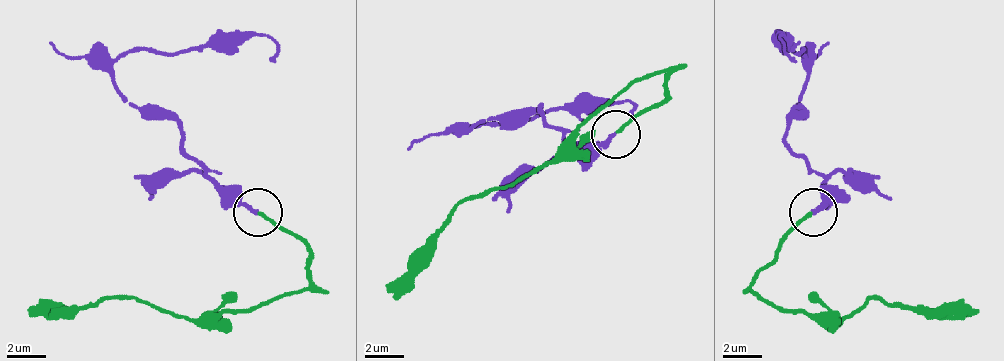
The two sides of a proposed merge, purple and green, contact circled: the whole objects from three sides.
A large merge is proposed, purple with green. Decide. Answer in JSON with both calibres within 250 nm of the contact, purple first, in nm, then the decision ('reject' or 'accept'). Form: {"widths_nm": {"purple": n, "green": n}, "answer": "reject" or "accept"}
{"widths_nm": {"purple": 200, "green": 160}, "answer": "accept"}

